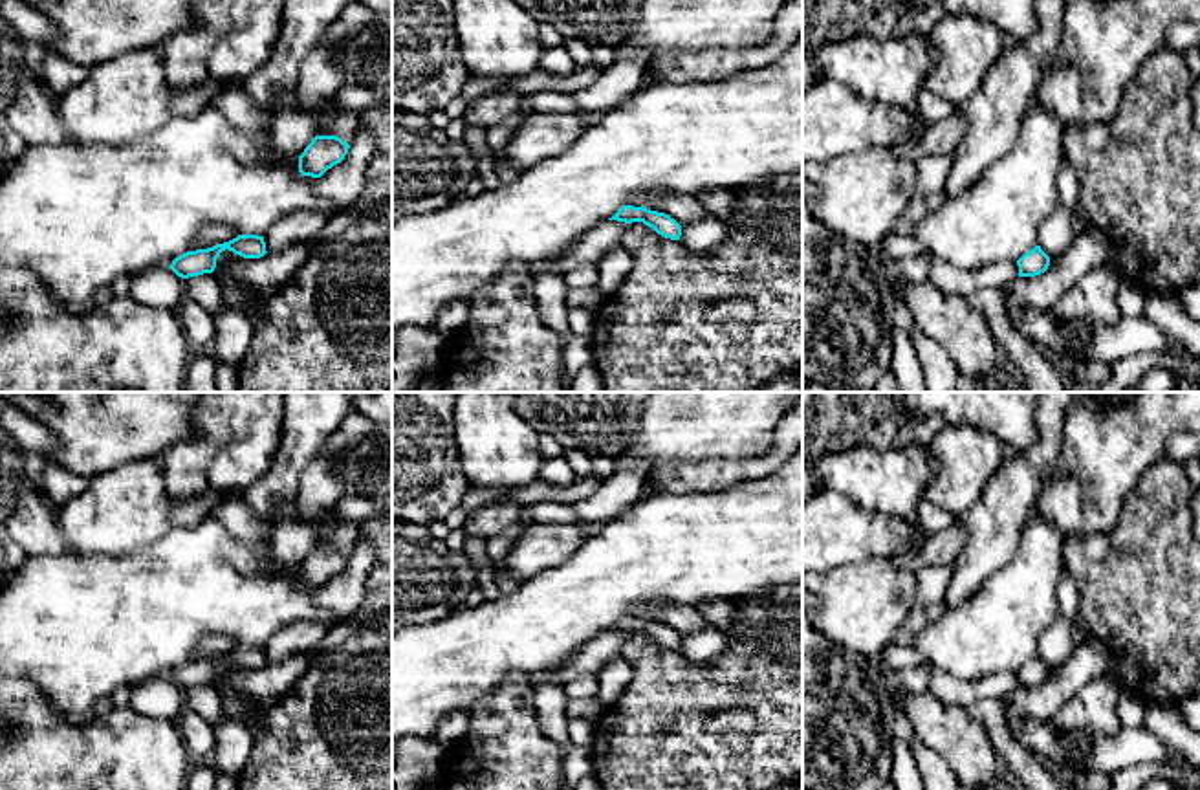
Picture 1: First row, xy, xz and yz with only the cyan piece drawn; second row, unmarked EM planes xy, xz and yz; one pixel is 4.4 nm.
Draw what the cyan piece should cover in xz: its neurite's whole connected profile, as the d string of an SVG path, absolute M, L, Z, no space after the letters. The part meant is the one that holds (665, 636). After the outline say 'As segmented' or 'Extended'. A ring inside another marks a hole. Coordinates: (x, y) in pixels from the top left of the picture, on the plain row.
M623 616L608 631L617 631L625 634L643 632L645 636L652 638L658 645L671 651L680 651L682 647L682 636L674 629L671 629L665 623L650 621L643 616L641 618Z. As segmented

